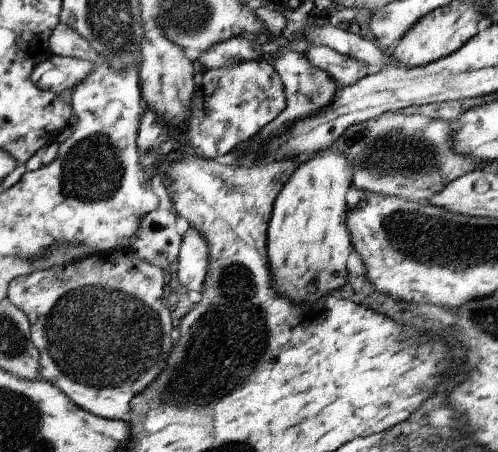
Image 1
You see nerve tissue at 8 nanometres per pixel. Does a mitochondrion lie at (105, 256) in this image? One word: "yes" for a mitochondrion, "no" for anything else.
no

